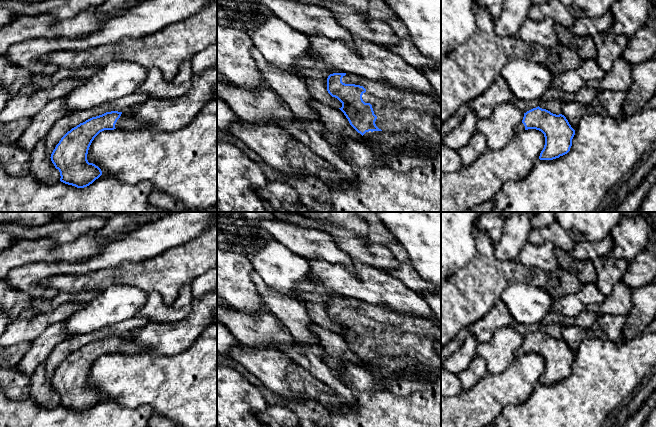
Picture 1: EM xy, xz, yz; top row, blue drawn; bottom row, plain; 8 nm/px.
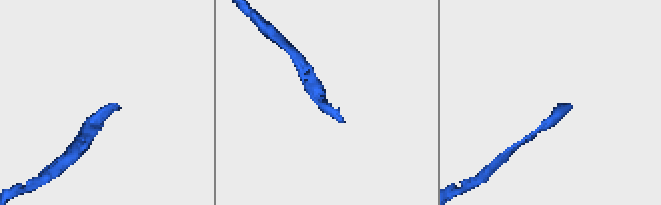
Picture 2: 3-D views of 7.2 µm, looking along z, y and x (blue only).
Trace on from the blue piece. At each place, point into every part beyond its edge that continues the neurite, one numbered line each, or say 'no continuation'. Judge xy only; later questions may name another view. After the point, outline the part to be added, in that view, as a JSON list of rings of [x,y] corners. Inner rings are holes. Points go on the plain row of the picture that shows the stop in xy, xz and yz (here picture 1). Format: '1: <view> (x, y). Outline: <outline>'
1: xy (127, 347). Outline: [[[127,333],[126,335],[122,336],[120,342],[117,344],[115,348],[116,353],[124,354],[124,355],[133,355],[137,353],[142,353],[144,351],[148,351],[148,348],[137,343],[131,341],[129,338],[131,333]]]

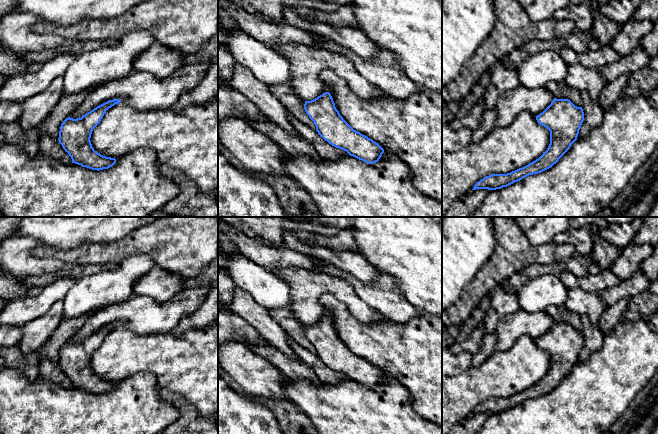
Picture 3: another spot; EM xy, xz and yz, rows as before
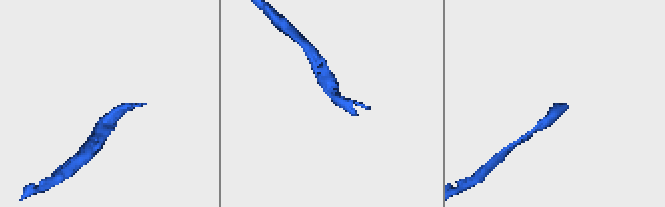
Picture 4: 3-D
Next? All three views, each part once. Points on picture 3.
no continuation

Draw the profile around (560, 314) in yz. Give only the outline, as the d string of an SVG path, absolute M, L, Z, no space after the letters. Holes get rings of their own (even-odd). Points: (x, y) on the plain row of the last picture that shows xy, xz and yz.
M565 305L562 306L550 306L546 311L550 317L556 323L568 323L570 324L575 330L581 331L582 330L582 320L581 316L572 313L569 311Z

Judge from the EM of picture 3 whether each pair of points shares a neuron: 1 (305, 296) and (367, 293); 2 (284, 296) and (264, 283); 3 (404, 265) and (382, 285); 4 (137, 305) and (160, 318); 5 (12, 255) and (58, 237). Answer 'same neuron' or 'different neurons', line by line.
1: different neurons
2: same neuron
3: different neurons
4: same neuron
5: different neurons

